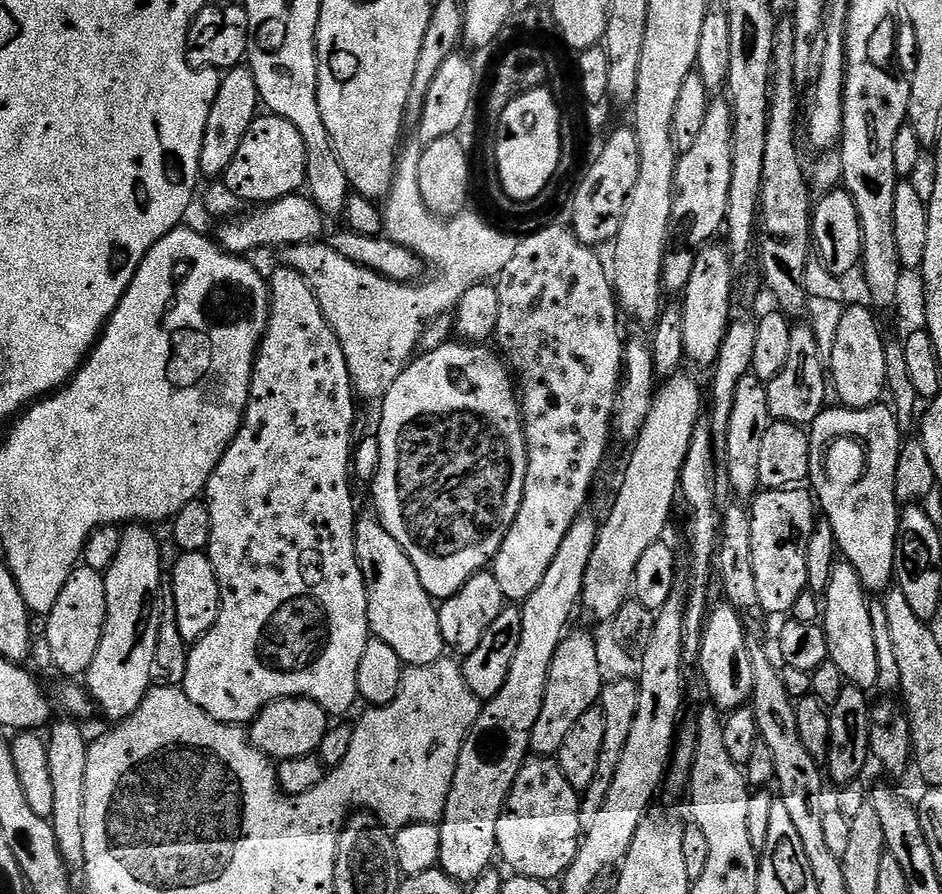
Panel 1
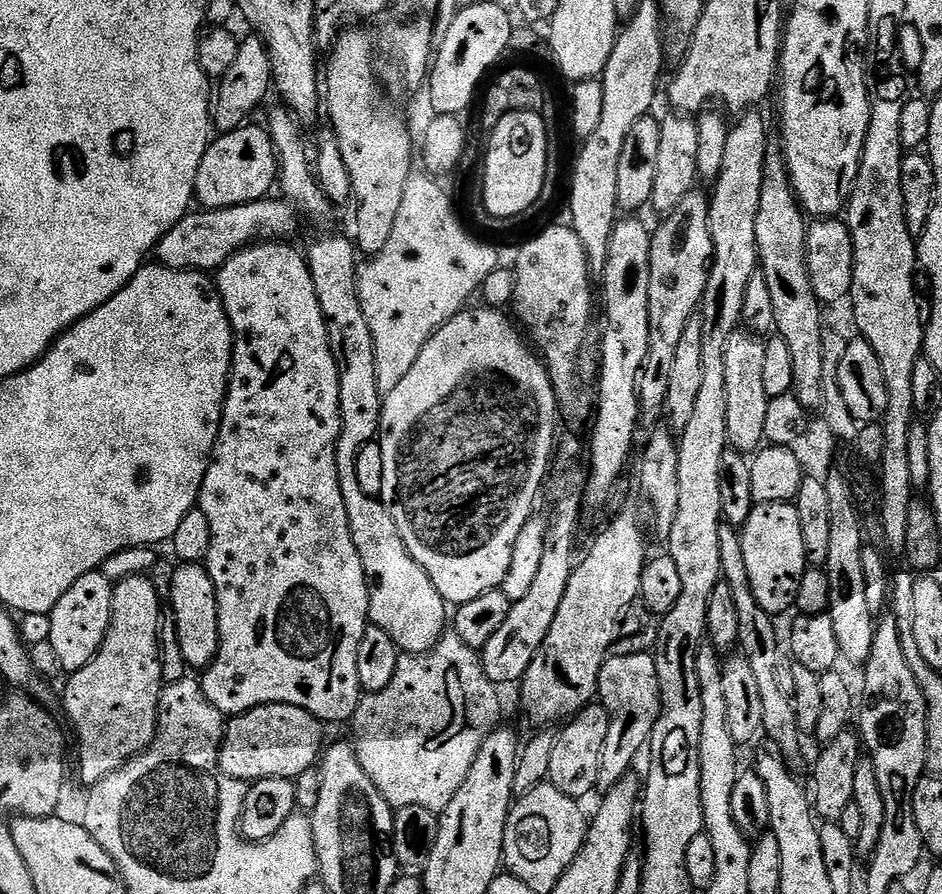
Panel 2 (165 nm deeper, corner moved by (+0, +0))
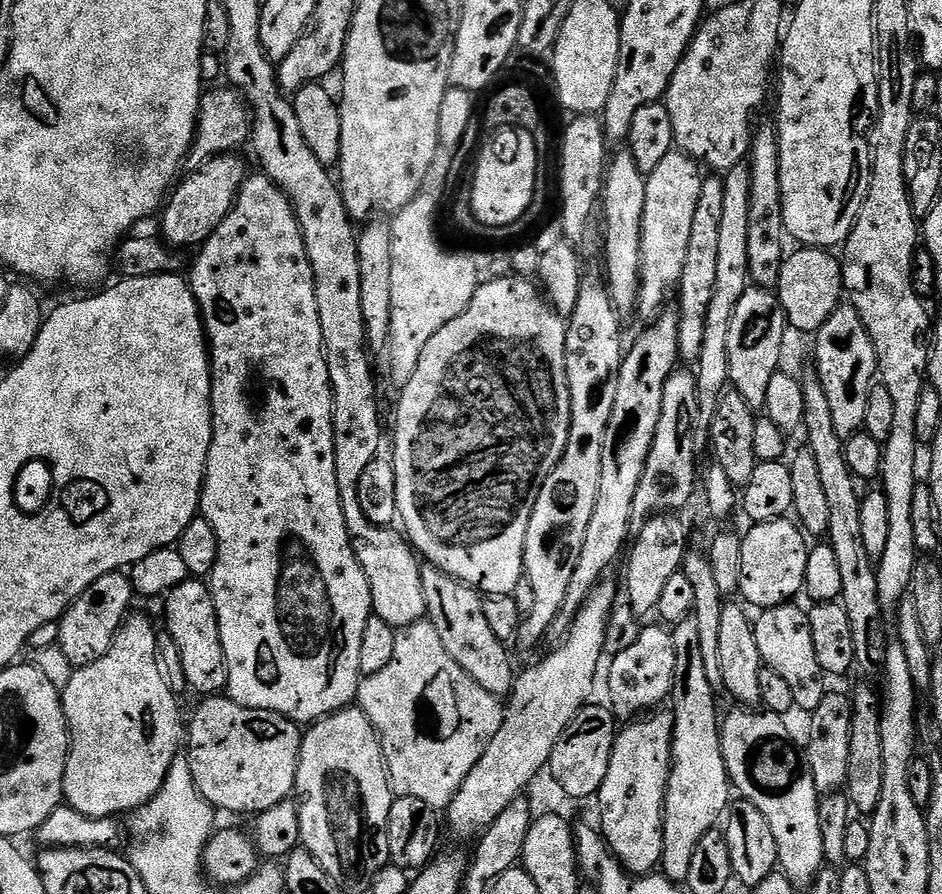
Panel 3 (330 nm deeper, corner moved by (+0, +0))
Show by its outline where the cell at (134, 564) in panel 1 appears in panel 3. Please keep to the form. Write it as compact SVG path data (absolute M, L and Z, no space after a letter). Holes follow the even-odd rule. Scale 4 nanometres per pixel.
M129 615L128 619L116 632L114 642L110 646L110 650L106 650L106 654L102 658L98 658L98 662L90 662L84 668L78 668L73 671L70 682L62 689L62 699L64 702L64 713L68 719L68 730L70 733L70 747L68 749L68 765L66 766L66 774L64 775L64 800L67 807L78 810L87 816L94 818L113 818L119 817L119 812L123 814L131 814L137 808L142 807L146 802L150 802L162 790L162 786L166 782L166 778L170 774L172 764L177 760L182 752L182 741L186 736L186 720L180 717L180 704L177 693L173 692L168 680L164 677L164 671L160 669L160 655L156 652L156 634L158 628L154 626L144 616Z

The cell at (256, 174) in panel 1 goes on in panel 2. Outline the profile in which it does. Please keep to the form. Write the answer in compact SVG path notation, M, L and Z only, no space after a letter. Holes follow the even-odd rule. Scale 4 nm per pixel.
M249 122L243 128L235 128L233 132L217 135L209 143L206 154L202 158L202 166L198 166L194 200L201 209L229 208L239 204L249 204L255 200L265 199L271 193L268 191L277 187L279 174L280 163L276 160L276 147L267 127L260 125L259 128L256 122Z

